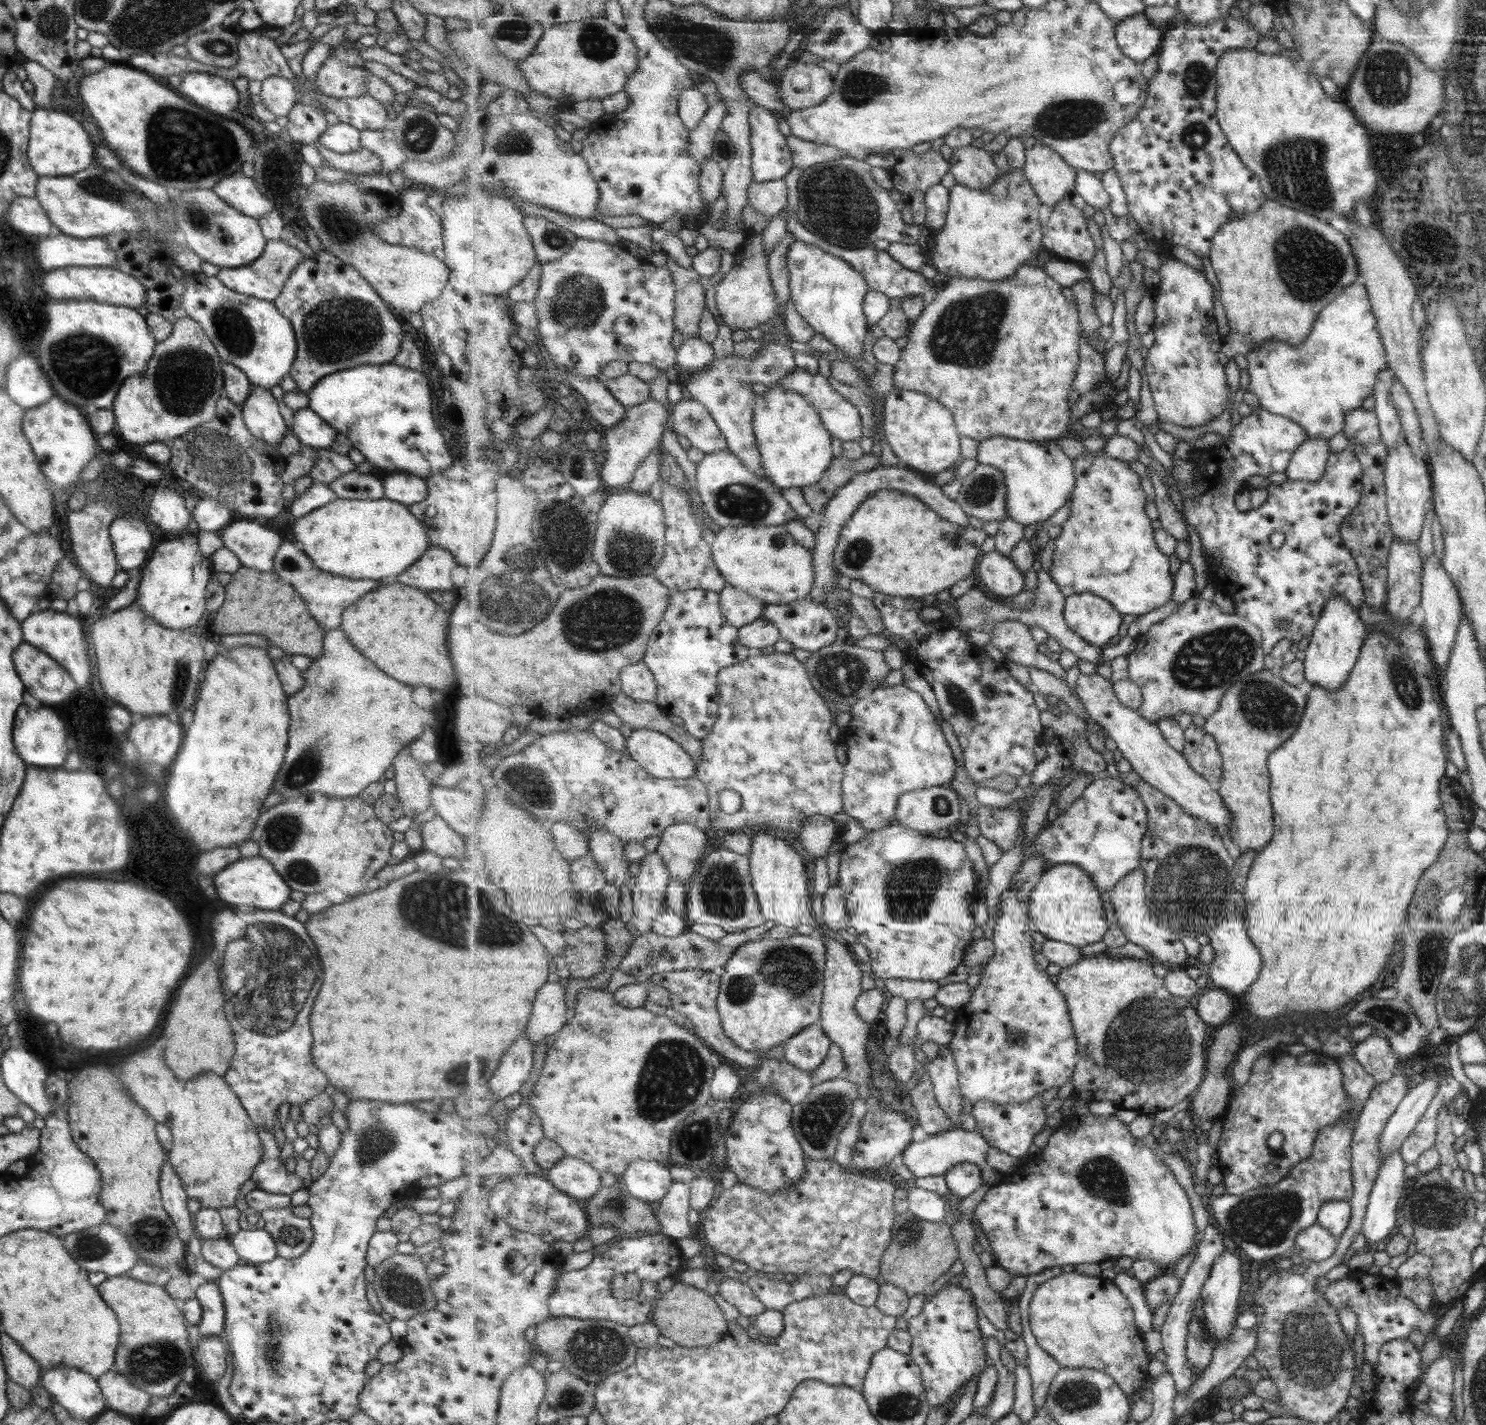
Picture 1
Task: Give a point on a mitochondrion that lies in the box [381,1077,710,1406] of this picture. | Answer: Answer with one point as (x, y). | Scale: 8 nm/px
(595, 1351)

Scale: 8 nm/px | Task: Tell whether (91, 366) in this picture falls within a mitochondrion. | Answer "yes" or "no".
yes

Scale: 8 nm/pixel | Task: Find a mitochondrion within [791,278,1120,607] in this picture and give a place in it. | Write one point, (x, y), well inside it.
(965, 335)

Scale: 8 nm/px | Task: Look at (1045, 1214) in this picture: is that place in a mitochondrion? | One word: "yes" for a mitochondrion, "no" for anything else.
no

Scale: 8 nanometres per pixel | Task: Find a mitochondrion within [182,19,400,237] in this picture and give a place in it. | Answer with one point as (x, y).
(222, 49)

